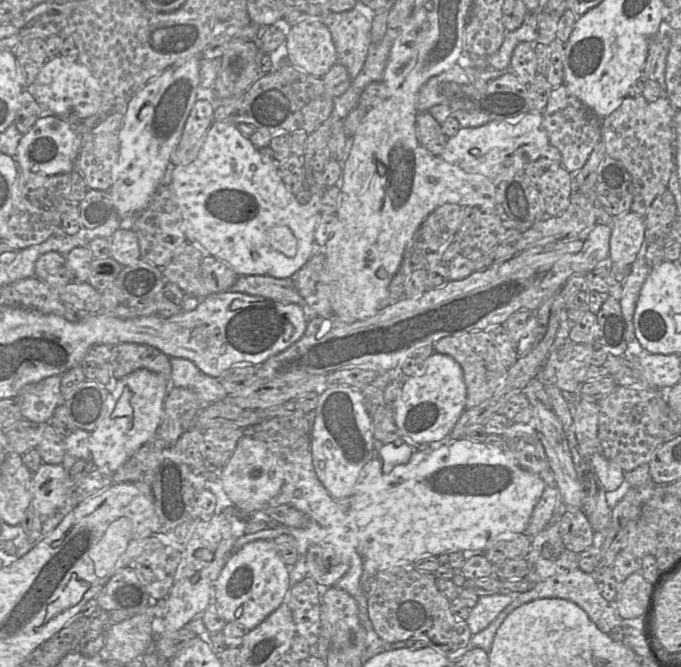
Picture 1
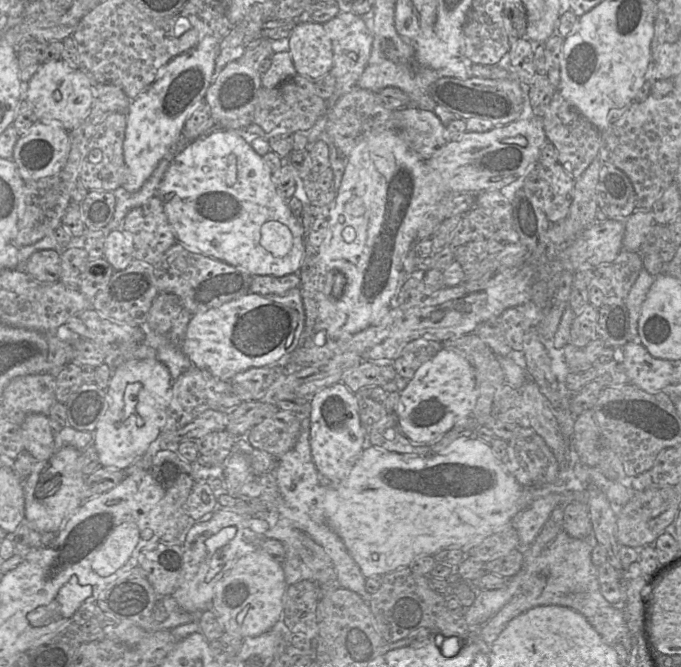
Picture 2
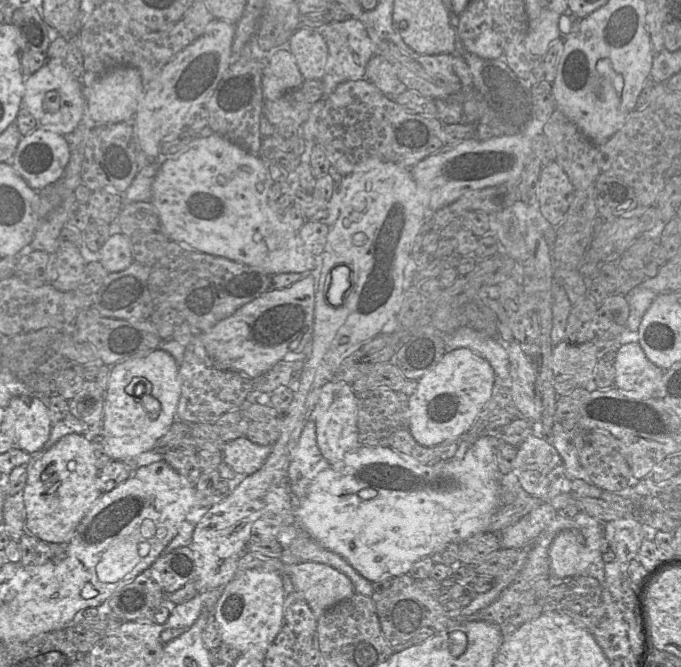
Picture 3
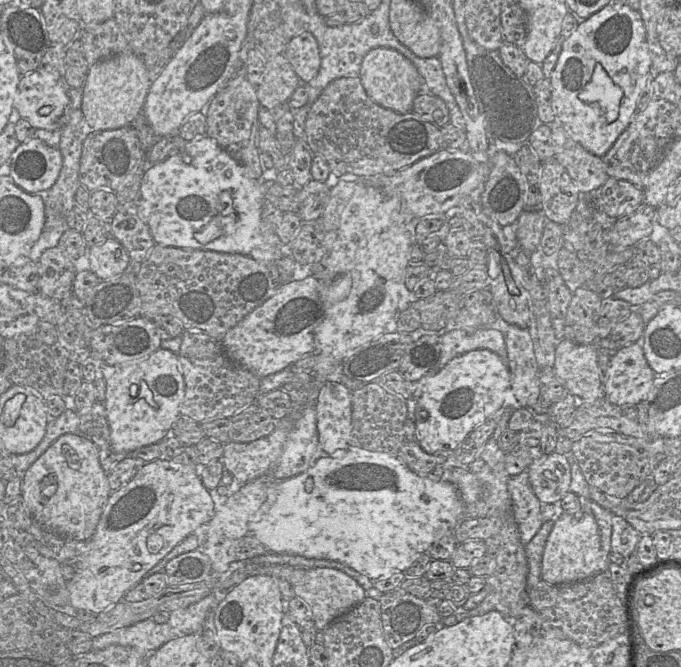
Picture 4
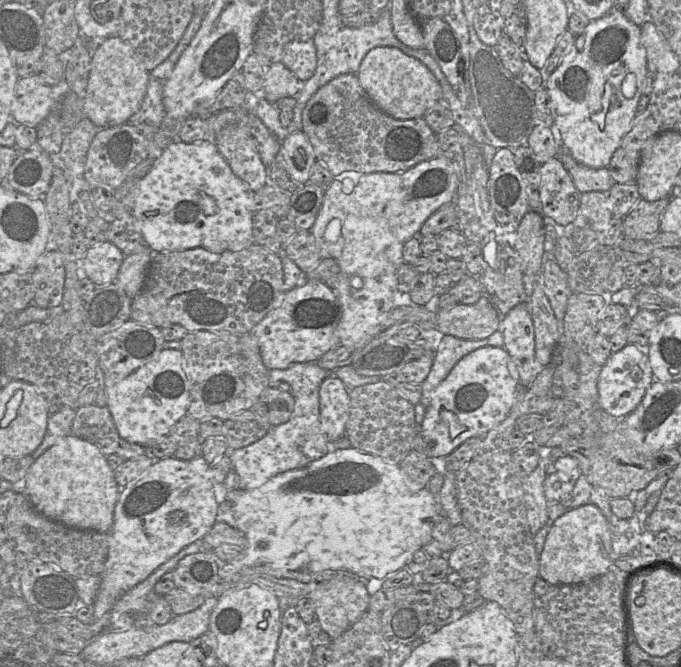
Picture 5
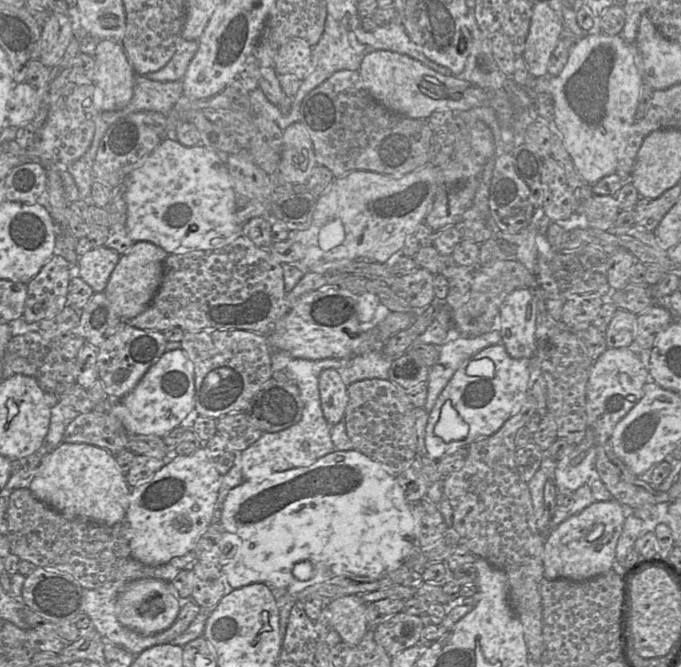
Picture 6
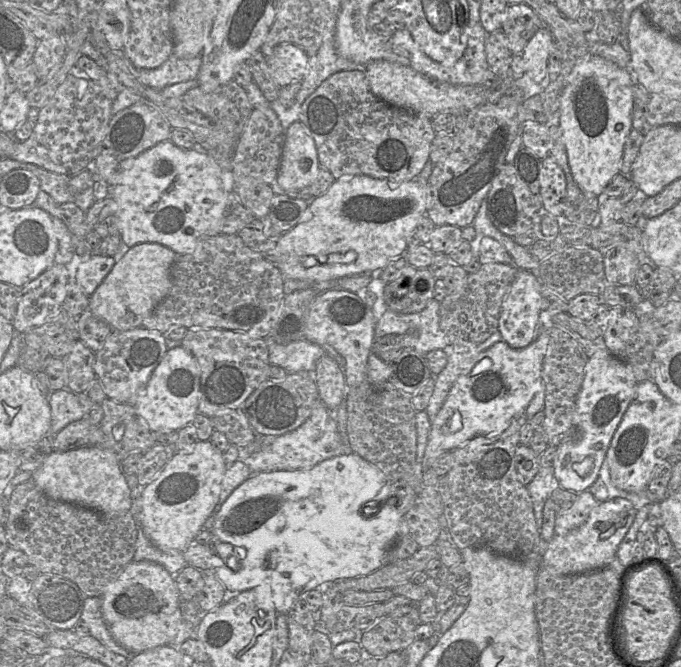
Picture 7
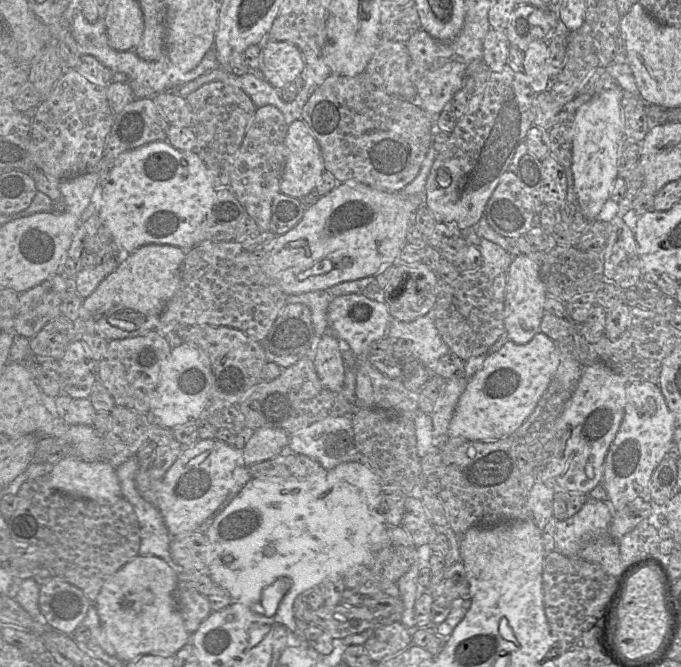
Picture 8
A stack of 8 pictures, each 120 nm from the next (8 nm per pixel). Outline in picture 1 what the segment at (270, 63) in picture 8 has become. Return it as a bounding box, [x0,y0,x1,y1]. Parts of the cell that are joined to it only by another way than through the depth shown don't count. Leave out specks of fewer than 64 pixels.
[286,20,338,77]

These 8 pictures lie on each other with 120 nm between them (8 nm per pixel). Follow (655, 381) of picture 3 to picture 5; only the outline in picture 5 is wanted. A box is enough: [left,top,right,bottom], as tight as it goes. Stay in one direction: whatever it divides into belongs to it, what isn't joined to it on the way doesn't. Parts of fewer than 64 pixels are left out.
[597,343,654,419]

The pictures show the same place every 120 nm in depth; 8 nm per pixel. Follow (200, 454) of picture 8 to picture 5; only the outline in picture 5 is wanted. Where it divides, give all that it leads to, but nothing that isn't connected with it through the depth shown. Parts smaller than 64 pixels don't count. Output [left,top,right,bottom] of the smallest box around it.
[91,456,219,620]

